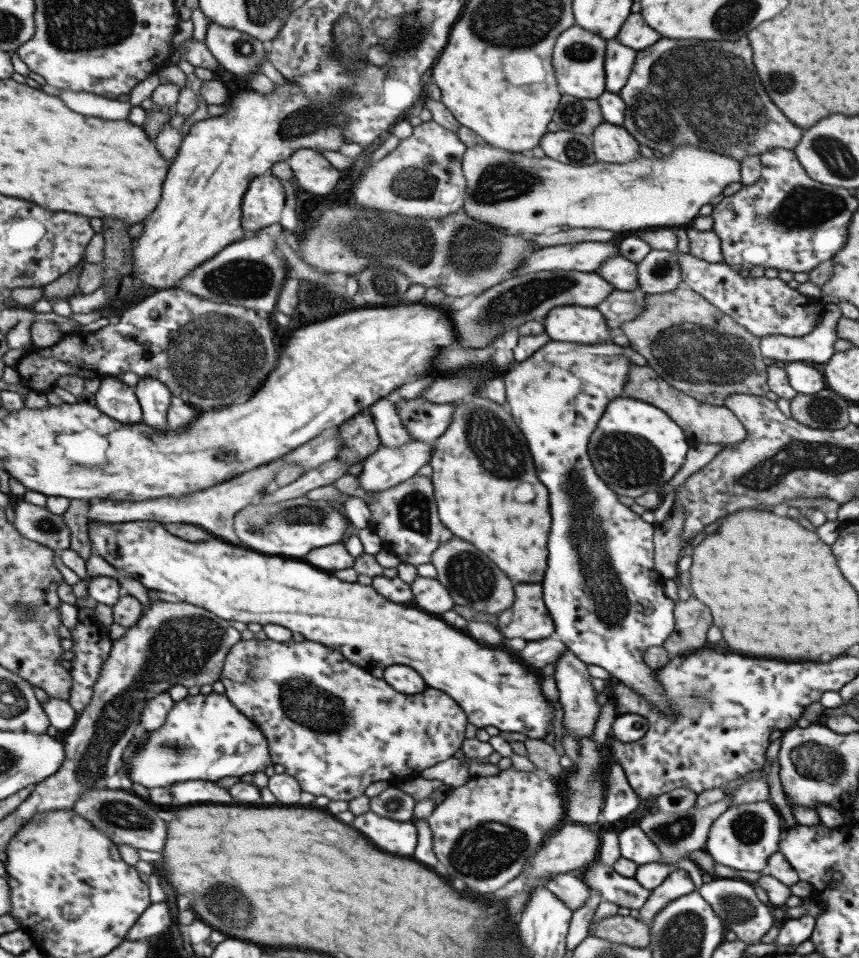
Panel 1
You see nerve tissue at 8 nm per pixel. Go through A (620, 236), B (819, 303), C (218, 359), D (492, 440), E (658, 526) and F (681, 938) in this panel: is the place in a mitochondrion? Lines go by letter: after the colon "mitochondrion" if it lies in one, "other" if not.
A: other
B: other
C: mitochondrion
D: mitochondrion
E: other
F: mitochondrion

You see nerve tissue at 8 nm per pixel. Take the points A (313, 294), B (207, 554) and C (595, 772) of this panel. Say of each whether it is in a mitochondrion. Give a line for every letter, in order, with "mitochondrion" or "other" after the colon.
A: other
B: other
C: mitochondrion

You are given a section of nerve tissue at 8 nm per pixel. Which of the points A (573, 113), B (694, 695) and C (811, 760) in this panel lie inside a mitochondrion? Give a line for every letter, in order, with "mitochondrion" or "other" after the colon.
A: mitochondrion
B: mitochondrion
C: mitochondrion

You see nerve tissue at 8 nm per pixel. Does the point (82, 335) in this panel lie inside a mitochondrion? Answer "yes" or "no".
no

